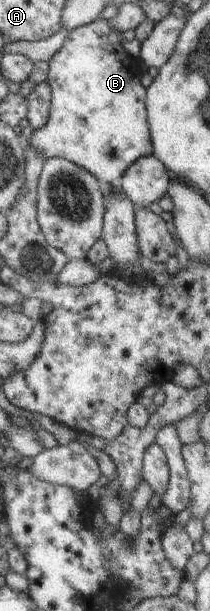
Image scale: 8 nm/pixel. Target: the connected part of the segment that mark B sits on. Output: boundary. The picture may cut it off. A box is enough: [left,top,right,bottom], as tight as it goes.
[28,18,154,188]

